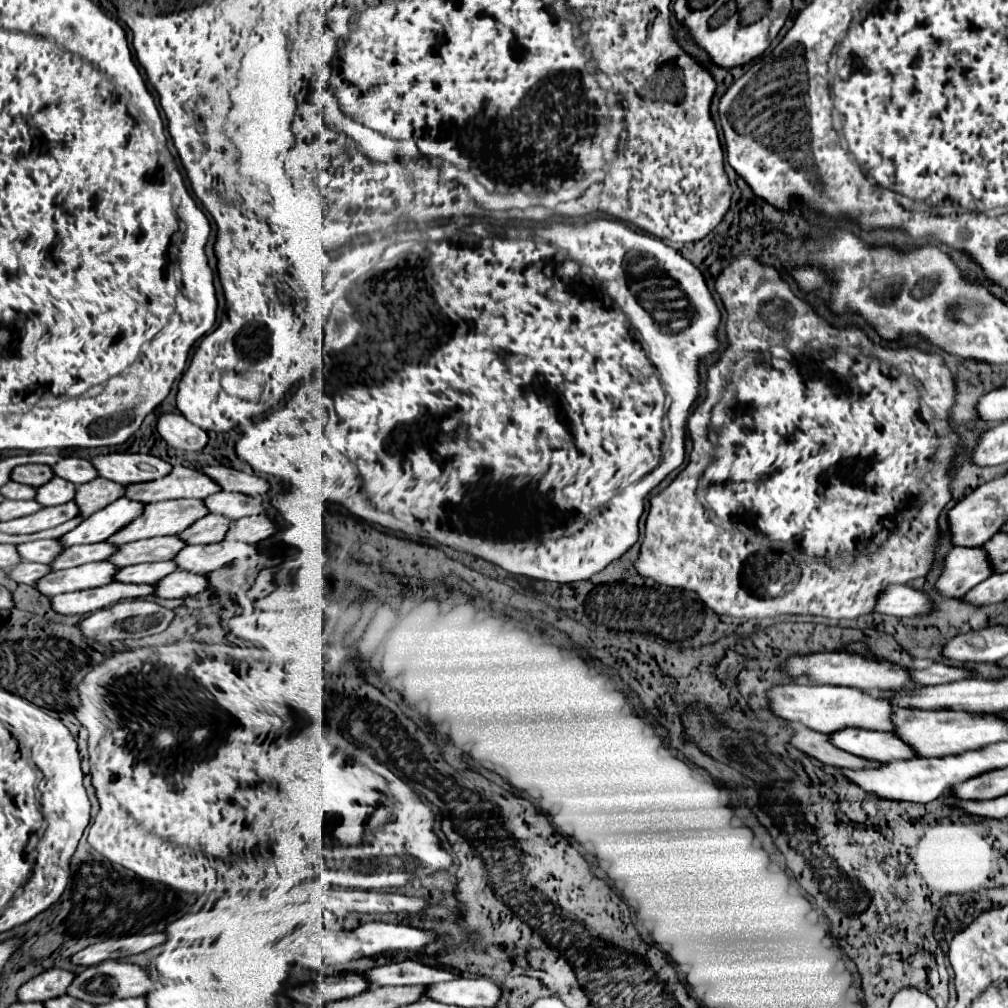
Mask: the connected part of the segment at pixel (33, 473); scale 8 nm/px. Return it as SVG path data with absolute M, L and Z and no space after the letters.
M20 465L20 467L14 467L14 471L10 475L12 481L30 485L34 489L48 483L52 477L54 477L54 471L50 465Z

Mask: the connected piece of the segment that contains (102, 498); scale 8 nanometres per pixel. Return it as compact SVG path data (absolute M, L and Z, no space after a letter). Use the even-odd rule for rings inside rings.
M96 477L84 485L78 485L74 503L80 509L80 517L86 519L92 513L100 511L102 507L110 505L112 501L120 499L124 495L124 487L120 483L108 481L104 477Z

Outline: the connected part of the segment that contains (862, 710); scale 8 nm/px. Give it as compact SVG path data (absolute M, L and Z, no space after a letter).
M776 685L768 693L770 711L778 715L784 721L790 721L794 725L804 725L818 733L834 733L844 727L860 727L870 731L892 732L890 713L892 705L886 699L864 695L864 691L852 689L852 687L834 687L834 685Z

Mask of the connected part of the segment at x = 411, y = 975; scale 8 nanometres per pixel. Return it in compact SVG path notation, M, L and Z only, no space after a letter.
M402 961L402 963L388 963L388 965L368 969L368 971L364 971L364 979L368 979L368 983L372 983L372 987L380 987L380 985L428 985L428 983L458 979L458 975L454 975L446 969L422 965L418 961Z

